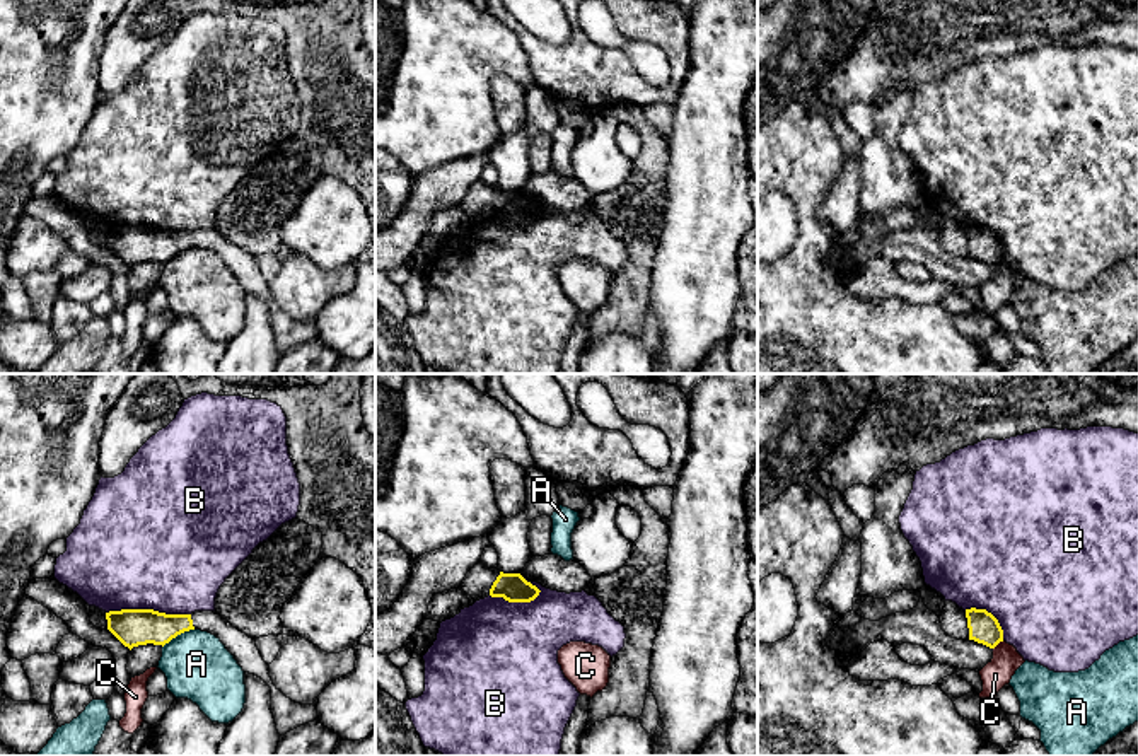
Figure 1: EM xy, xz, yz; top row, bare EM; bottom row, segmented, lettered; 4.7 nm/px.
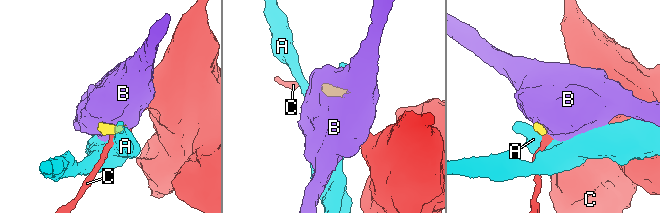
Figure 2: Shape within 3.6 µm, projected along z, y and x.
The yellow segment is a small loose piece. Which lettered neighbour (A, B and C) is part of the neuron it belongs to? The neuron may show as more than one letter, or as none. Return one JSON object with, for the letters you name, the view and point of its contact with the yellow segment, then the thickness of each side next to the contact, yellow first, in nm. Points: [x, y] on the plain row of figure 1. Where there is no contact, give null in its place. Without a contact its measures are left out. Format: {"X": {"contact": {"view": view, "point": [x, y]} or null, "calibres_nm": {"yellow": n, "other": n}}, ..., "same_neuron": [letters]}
{"same_neuron": []}

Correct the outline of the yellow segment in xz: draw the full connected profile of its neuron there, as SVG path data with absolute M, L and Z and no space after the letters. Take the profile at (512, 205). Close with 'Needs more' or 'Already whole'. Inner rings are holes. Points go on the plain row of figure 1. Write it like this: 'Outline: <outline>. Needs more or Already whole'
Outline: M476 181L461 200L461 206L474 218L503 215L508 220L531 220L539 213L539 206L527 200L520 191L503 191Z. Needs more

